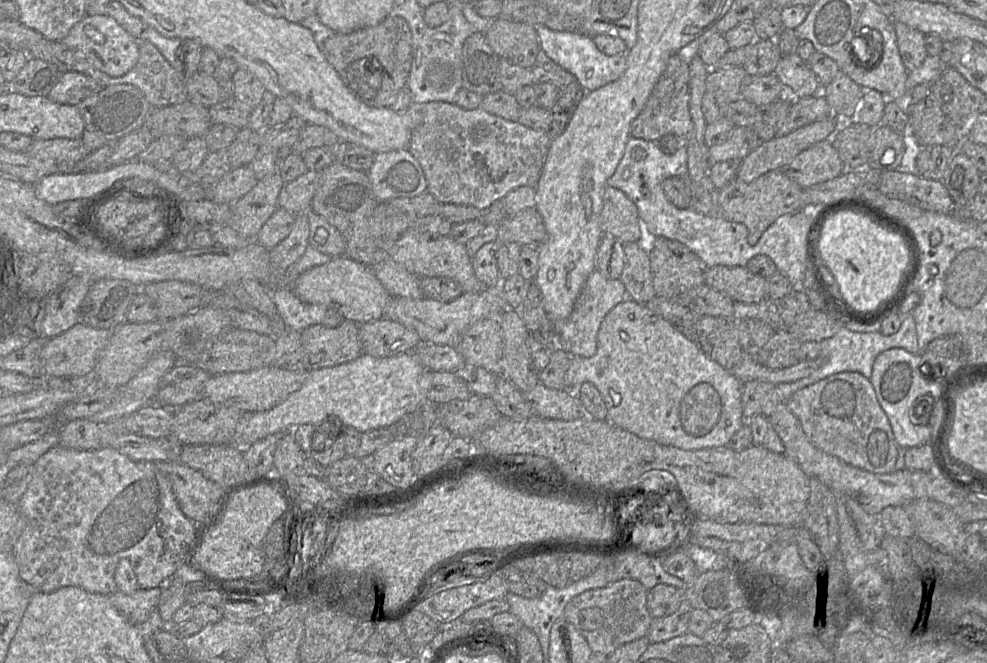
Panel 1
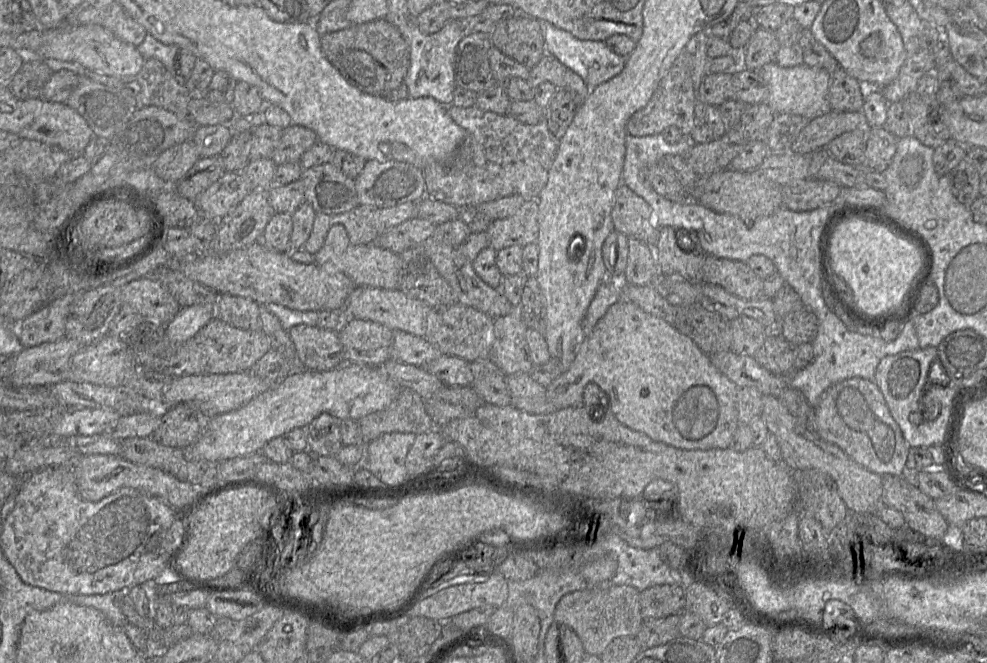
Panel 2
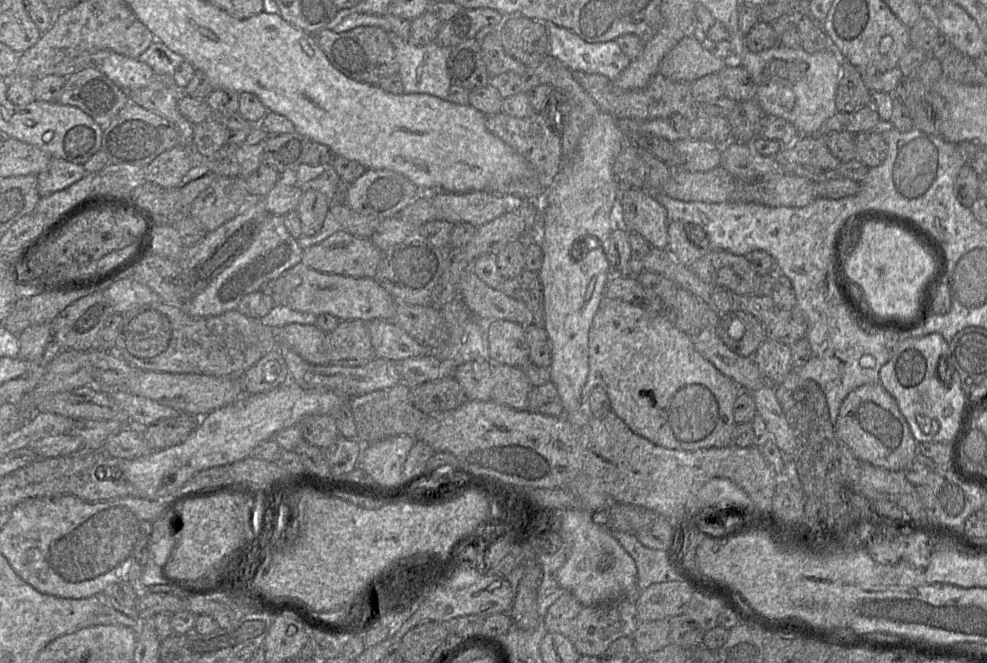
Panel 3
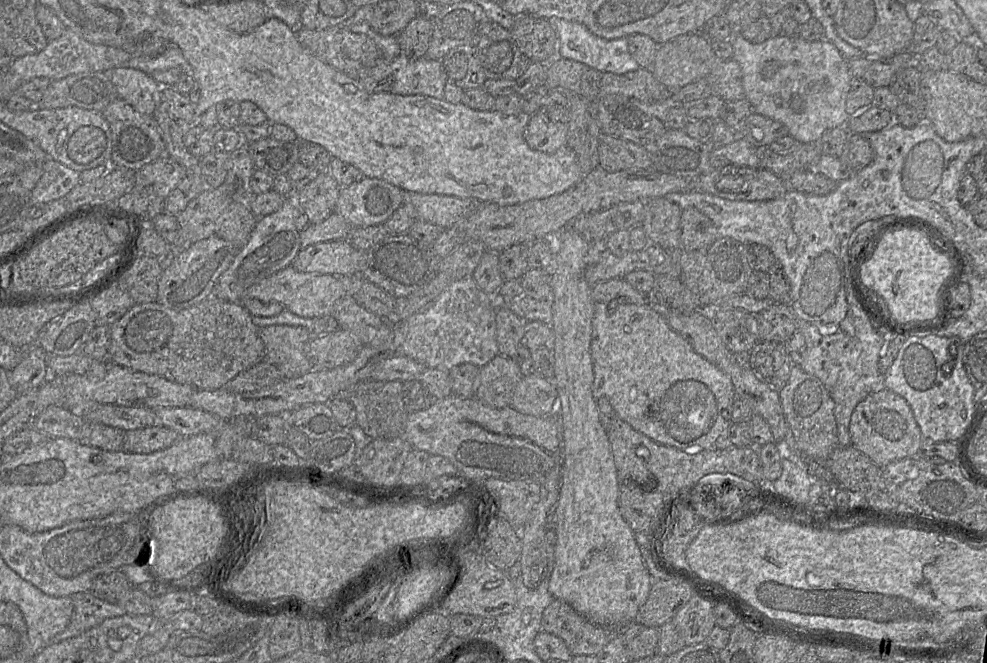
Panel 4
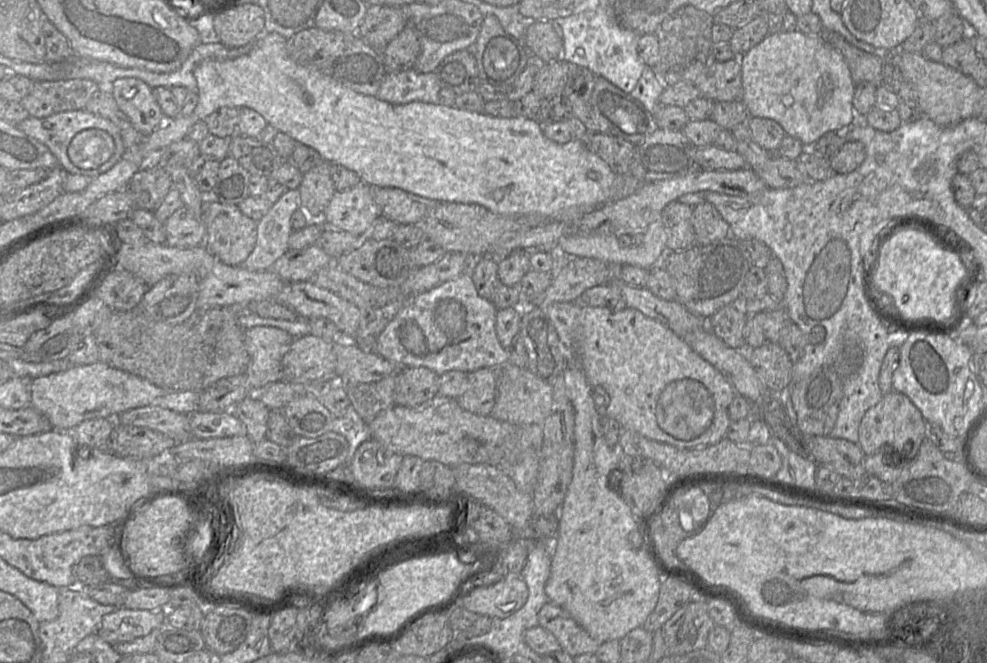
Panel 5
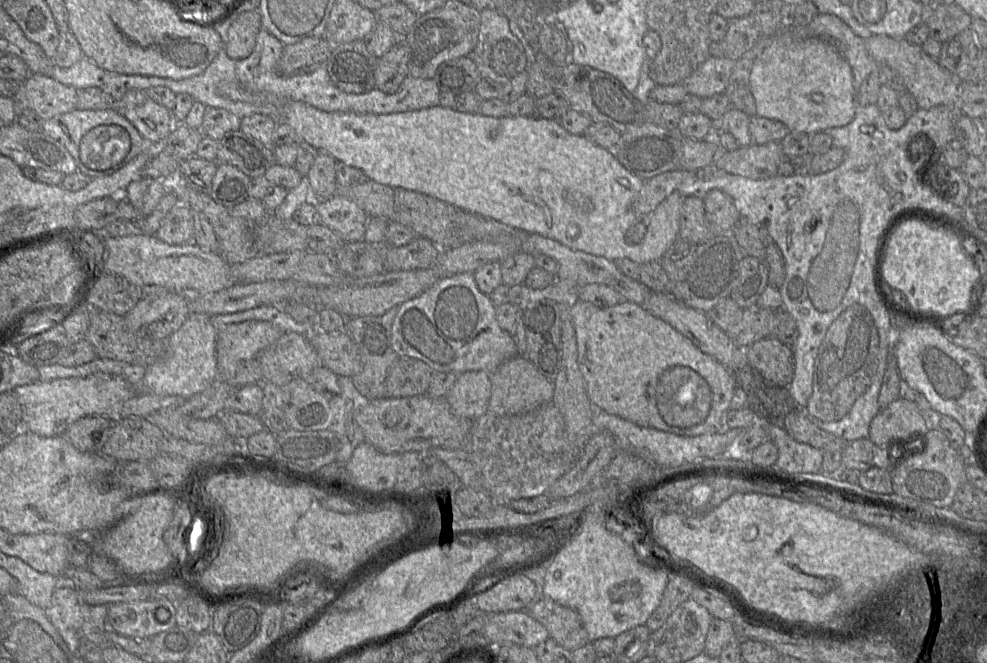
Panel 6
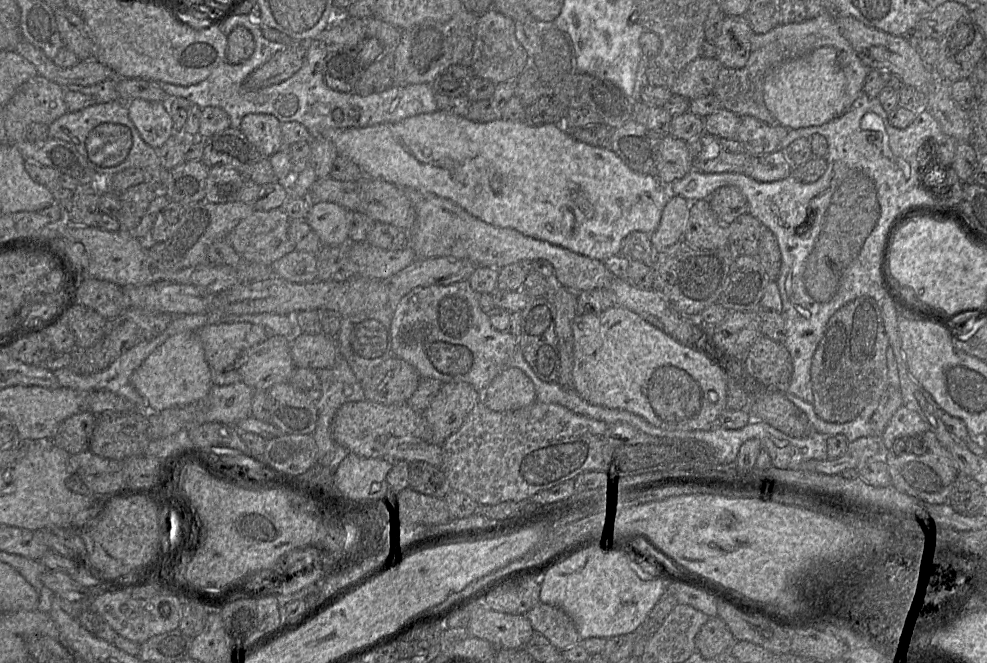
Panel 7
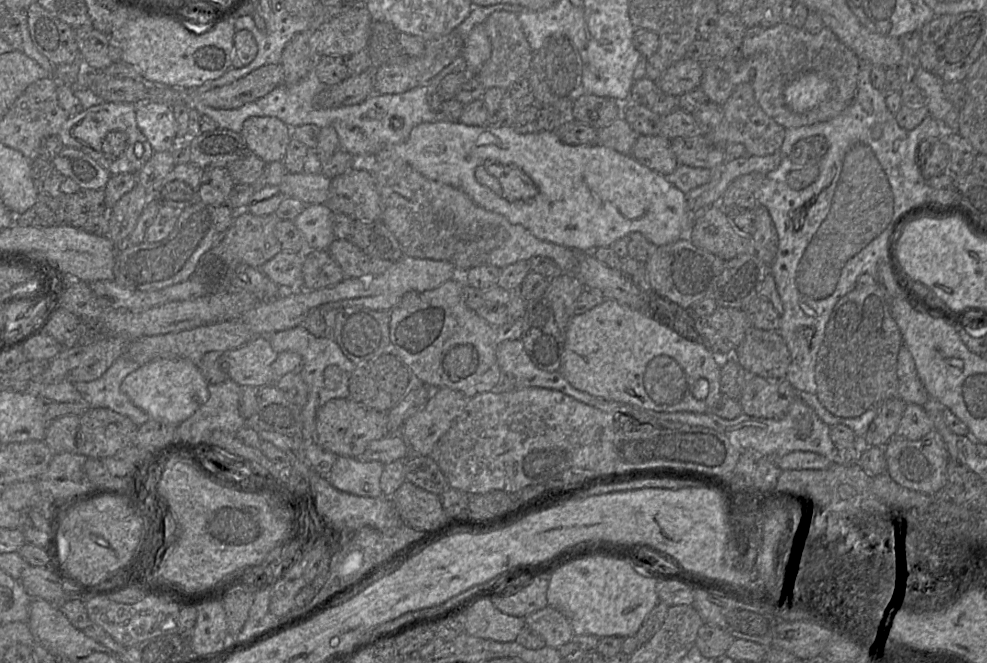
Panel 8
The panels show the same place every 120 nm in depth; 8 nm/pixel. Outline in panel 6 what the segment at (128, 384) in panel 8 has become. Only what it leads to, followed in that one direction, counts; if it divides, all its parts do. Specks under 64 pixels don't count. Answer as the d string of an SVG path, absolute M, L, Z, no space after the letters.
M191 312L183 325L165 340L162 356L145 367L144 382L147 392L188 399L207 389L217 379L216 329L210 317Z

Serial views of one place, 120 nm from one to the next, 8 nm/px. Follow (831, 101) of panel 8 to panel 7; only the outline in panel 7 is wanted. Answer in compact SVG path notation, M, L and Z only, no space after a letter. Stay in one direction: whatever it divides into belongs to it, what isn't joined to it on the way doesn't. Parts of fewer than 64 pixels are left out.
M822 12L815 18L801 23L779 24L764 34L753 33L750 42L749 59L740 69L722 67L715 83L713 94L720 100L723 108L742 116L752 116L767 124L777 124L775 117L764 102L764 79L777 64L786 60L804 56L821 47L833 47L838 54L838 62L846 77L844 90L844 111L850 108L863 90L863 84L869 72L851 44L842 36L834 16Z

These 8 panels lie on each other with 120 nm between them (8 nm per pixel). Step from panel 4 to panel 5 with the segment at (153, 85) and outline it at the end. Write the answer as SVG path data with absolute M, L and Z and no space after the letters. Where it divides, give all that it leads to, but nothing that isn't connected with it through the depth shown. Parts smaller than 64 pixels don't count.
M118 78L113 83L112 95L132 125L143 135L150 135L165 118L153 89L138 78Z

